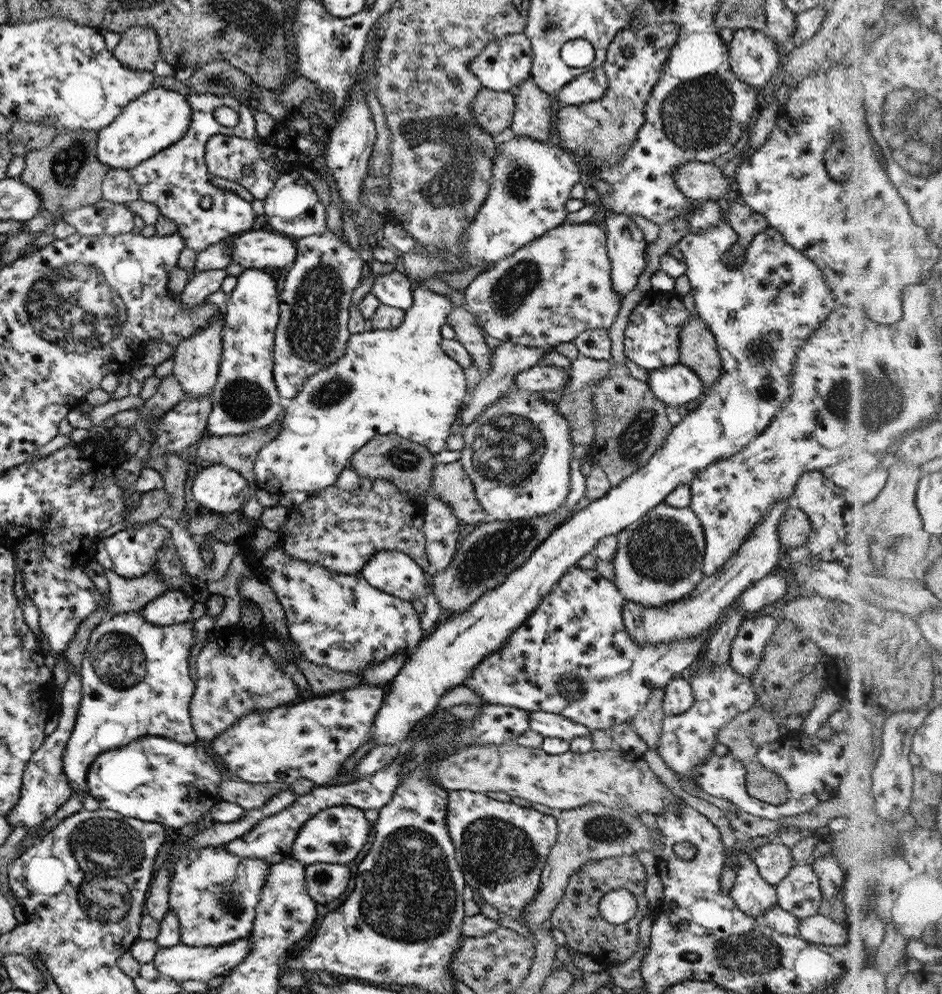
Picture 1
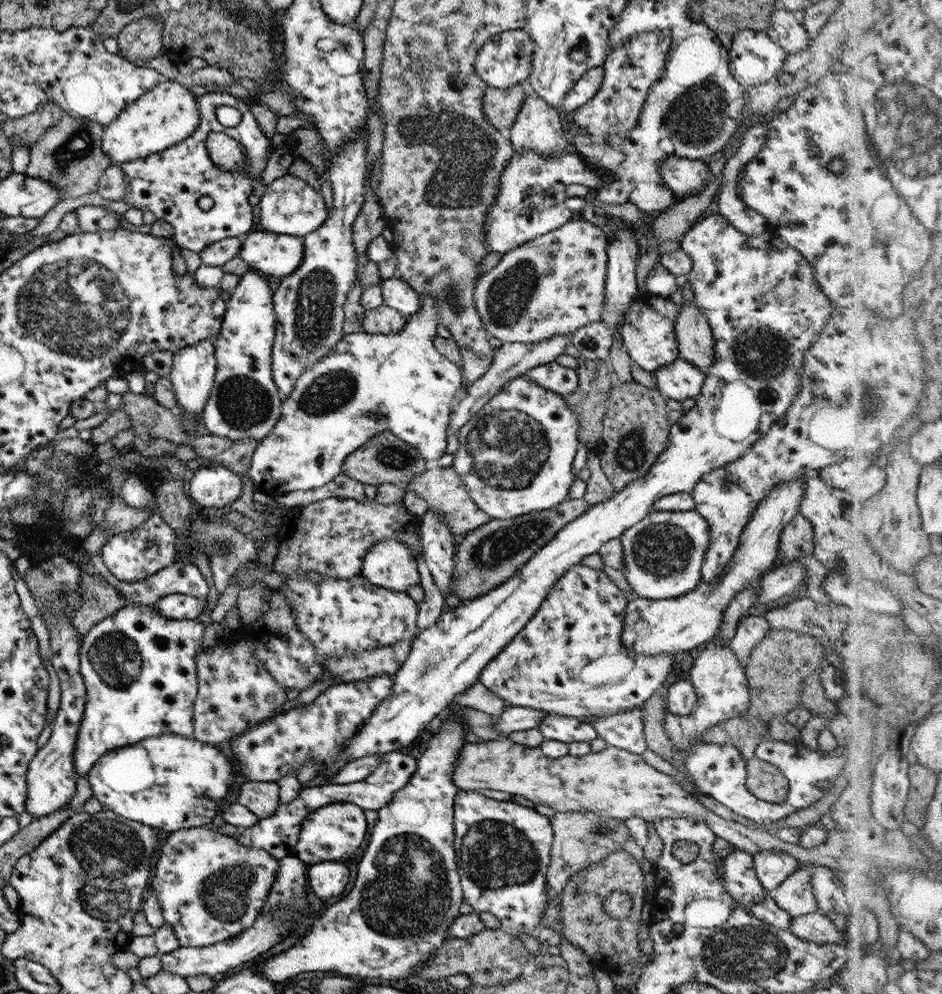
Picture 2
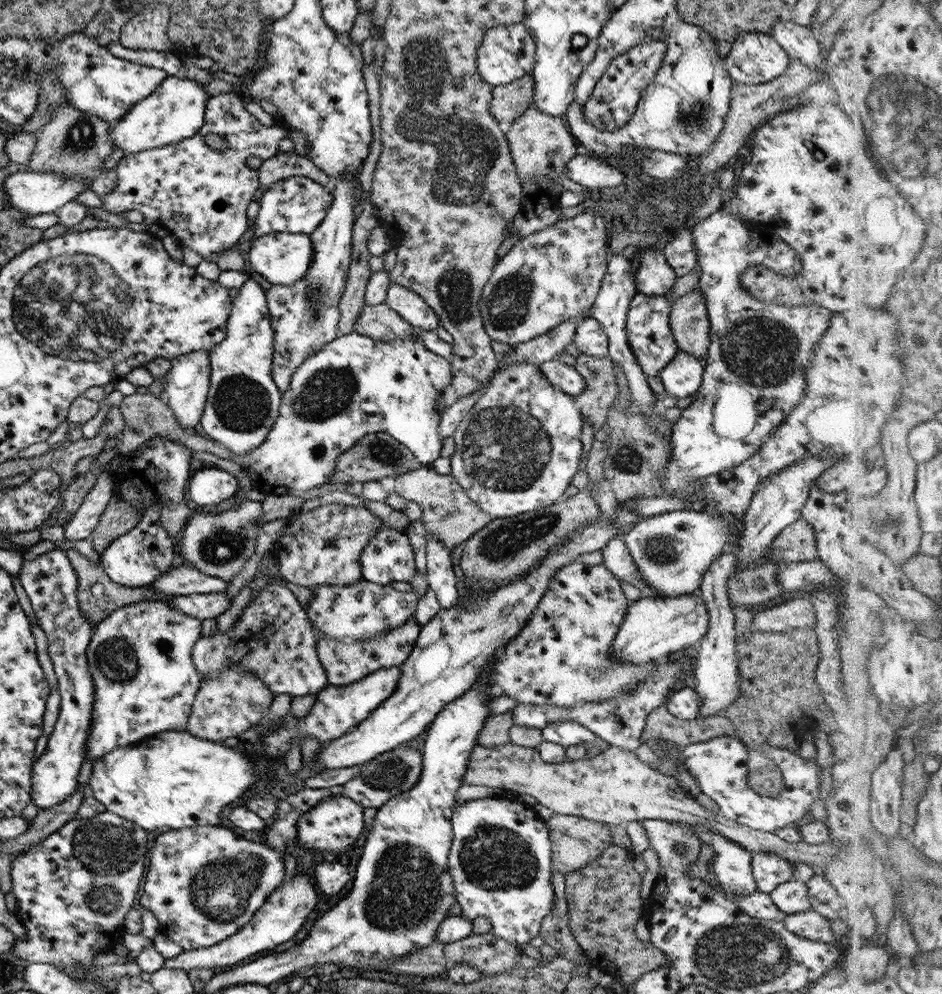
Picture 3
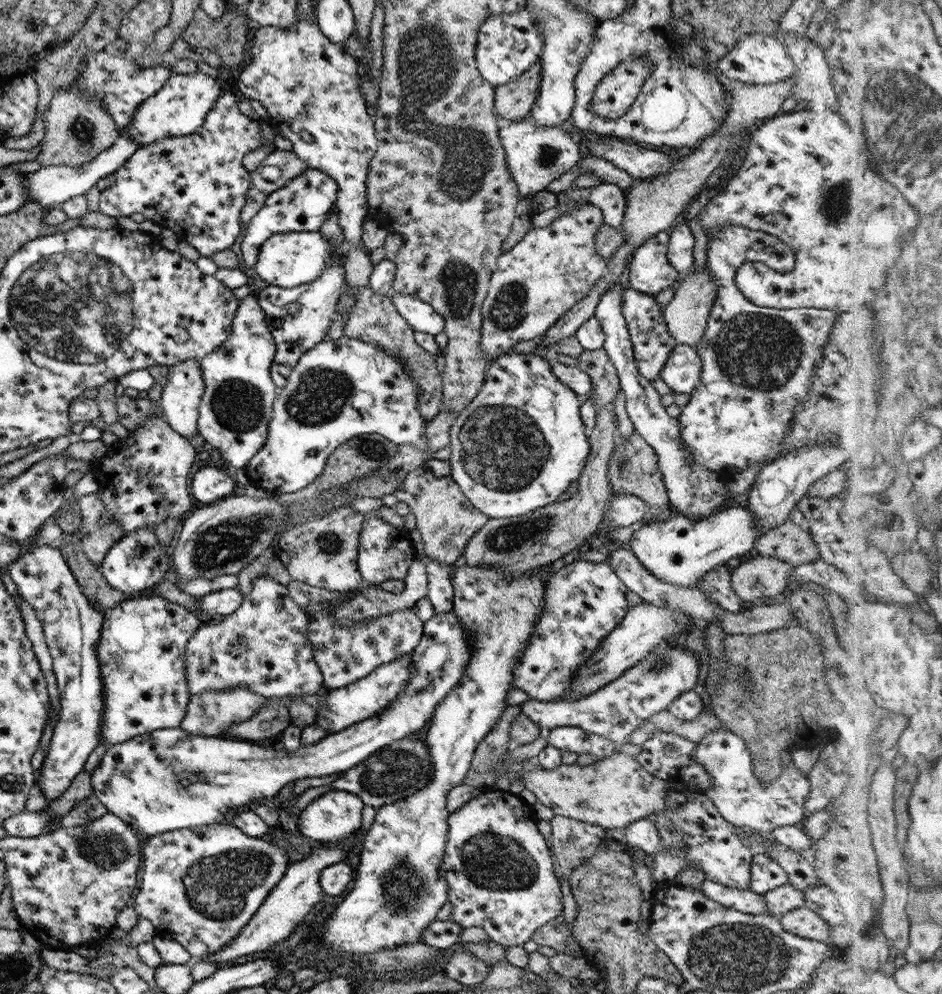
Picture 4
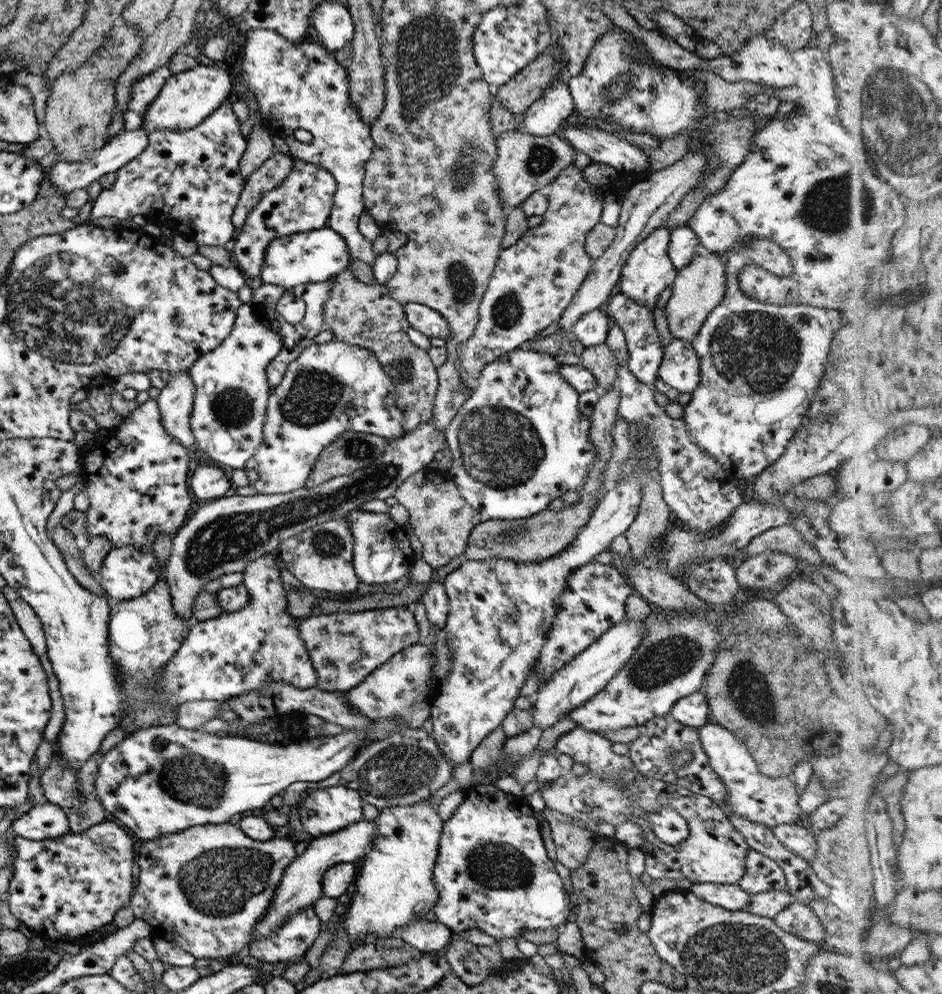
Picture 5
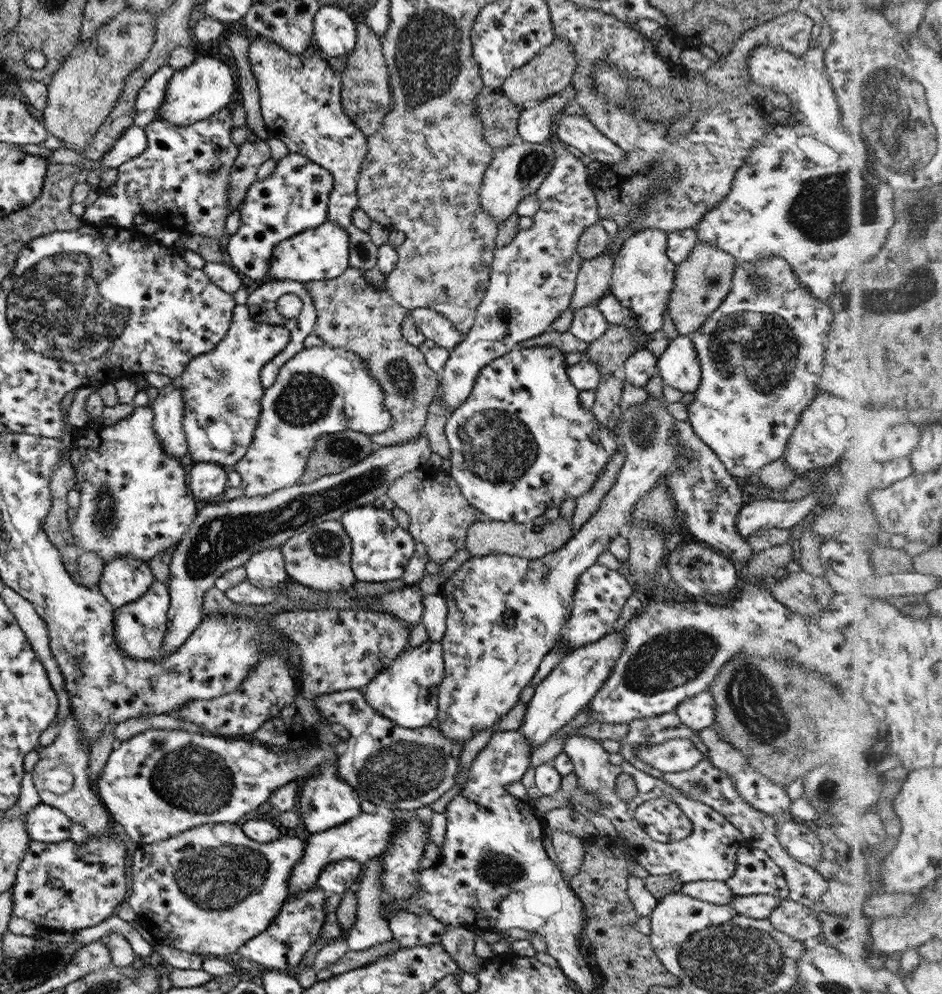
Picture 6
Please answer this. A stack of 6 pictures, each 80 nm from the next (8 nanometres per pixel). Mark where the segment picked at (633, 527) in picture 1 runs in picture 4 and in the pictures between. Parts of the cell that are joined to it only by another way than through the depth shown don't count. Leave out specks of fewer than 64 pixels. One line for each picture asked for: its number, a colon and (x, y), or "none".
2: (662, 554)
3: (670, 551)
4: (678, 551)

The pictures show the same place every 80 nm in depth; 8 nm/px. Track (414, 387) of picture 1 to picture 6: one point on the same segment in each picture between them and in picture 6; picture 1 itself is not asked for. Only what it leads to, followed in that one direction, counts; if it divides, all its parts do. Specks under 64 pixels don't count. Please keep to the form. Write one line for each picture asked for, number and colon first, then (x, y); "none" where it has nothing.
2: (398, 383)
3: (353, 386)
4: (341, 388)
5: (330, 388)
6: (321, 390)

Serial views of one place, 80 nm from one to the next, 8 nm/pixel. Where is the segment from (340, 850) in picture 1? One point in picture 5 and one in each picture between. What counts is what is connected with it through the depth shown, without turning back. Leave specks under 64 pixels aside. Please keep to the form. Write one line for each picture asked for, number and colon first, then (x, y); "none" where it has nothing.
2: (332, 832)
3: (334, 824)
4: (335, 814)
5: (326, 810)

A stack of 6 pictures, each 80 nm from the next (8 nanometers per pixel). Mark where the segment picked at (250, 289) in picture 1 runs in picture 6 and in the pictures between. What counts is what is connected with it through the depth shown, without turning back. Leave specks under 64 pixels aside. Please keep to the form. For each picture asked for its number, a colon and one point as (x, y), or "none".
2: (243, 404)
3: (241, 404)
4: (235, 407)
5: (228, 412)
6: (221, 393)

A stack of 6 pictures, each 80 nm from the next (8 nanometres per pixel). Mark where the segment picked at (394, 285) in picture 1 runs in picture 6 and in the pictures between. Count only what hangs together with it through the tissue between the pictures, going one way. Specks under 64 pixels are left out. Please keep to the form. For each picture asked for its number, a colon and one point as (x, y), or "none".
2: (396, 294)
3: (410, 306)
4: (419, 316)
5: (423, 319)
6: (433, 326)

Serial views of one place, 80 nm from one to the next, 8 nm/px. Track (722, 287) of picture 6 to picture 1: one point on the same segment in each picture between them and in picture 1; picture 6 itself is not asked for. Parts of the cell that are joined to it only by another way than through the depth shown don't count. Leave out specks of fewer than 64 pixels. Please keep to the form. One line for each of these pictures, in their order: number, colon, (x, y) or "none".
1: (697, 349)
2: (692, 333)
3: (688, 320)
4: (685, 315)
5: (698, 287)

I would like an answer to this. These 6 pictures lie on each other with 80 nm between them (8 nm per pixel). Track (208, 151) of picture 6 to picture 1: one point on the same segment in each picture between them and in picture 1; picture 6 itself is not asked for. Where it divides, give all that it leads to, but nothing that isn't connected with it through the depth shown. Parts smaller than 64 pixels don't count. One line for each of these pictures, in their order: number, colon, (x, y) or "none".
1: (174, 179)
2: (168, 183)
3: (199, 195)
4: (195, 185)
5: (187, 180)

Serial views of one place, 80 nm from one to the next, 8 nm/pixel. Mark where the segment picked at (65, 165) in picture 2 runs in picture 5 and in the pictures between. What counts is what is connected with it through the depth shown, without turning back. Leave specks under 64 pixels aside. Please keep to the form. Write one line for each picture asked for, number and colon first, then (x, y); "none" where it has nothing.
3: (71, 143)
4: (76, 128)
5: (79, 105)

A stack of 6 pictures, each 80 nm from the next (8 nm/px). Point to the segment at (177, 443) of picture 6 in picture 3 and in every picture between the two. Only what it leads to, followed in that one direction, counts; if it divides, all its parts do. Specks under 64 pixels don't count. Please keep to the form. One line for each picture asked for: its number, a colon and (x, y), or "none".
3: (185, 387)
4: (182, 391)
5: (174, 402)

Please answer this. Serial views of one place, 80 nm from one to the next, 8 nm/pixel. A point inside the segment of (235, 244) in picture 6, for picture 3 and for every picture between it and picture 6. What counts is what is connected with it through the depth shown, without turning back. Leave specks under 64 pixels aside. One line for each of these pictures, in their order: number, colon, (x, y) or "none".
3: (296, 205)
4: (301, 205)
5: (302, 202)

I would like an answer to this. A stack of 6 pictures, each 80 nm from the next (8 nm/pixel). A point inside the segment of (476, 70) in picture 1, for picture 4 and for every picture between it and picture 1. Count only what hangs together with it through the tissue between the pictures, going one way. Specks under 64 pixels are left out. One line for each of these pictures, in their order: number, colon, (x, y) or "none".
2: (504, 60)
3: (506, 52)
4: (508, 44)

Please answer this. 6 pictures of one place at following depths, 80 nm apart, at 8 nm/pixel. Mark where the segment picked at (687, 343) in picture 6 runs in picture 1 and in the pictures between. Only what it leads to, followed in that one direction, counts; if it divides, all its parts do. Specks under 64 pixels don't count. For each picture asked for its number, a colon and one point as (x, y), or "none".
1: (676, 385)
2: (679, 380)
3: (681, 377)
4: (681, 373)
5: (679, 368)

